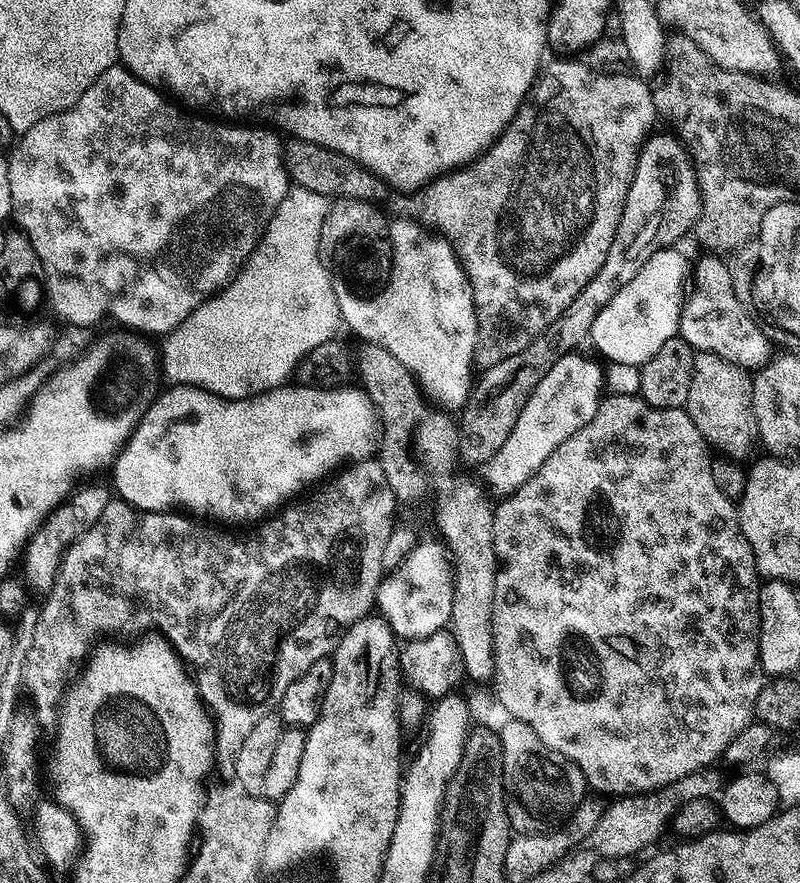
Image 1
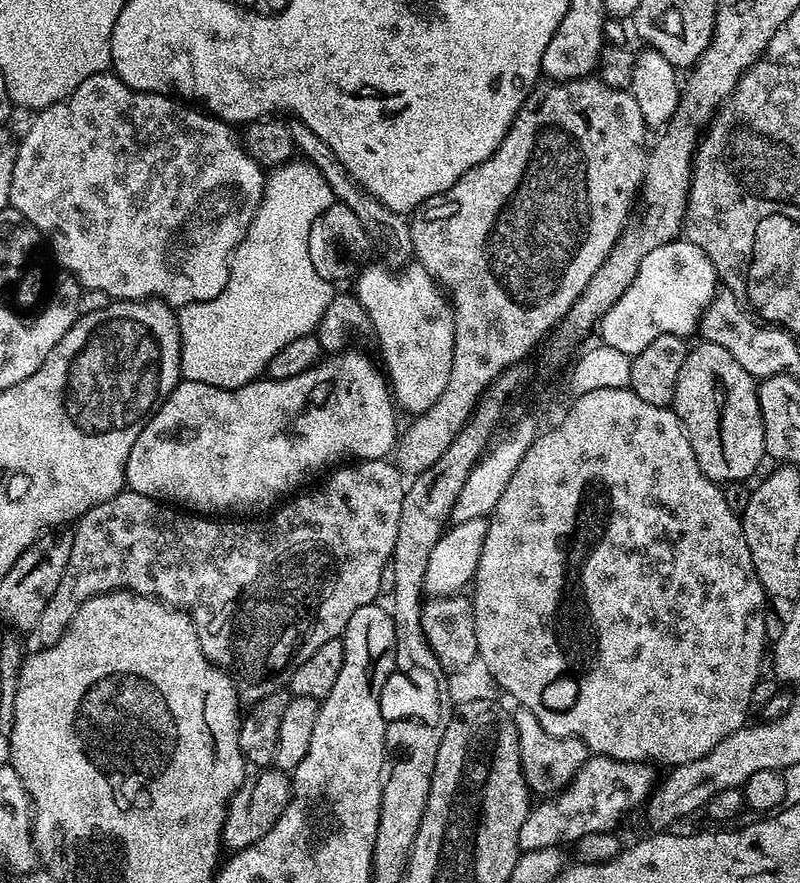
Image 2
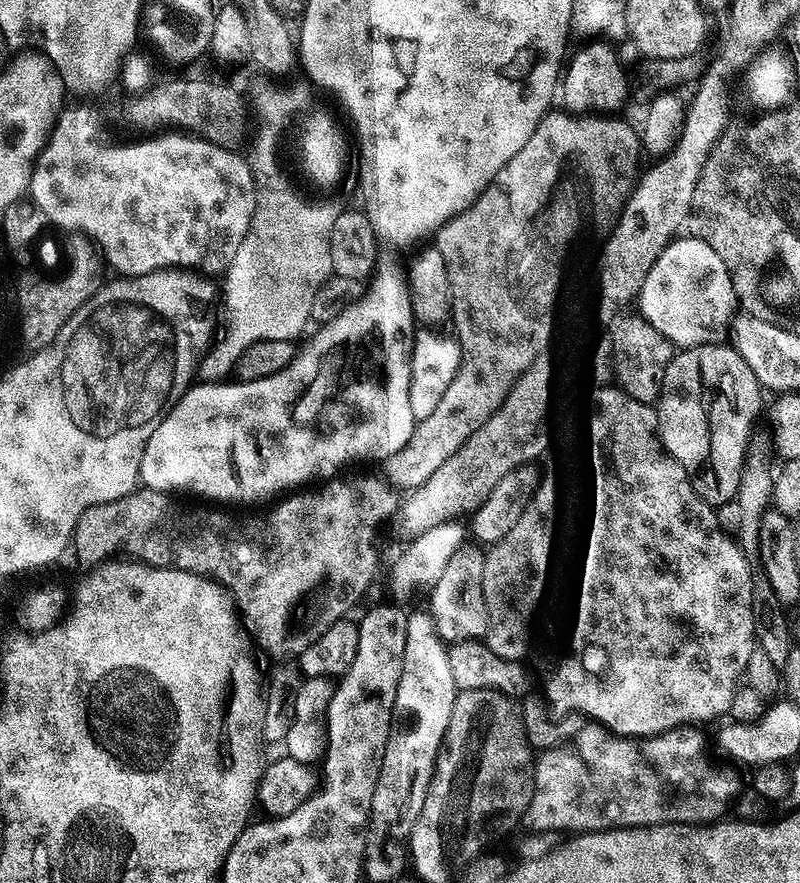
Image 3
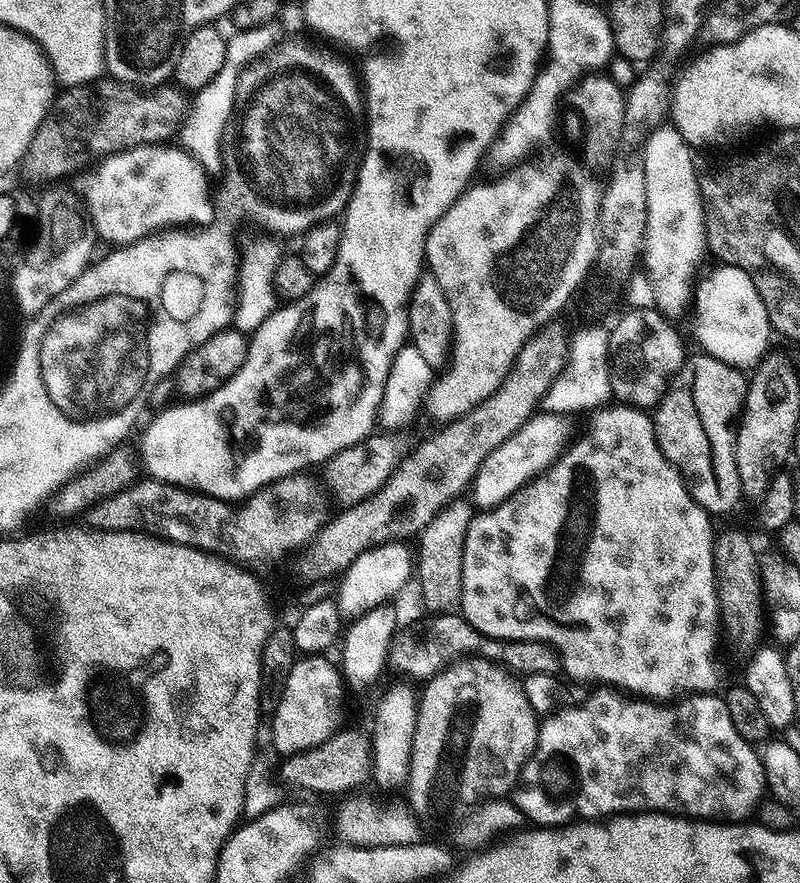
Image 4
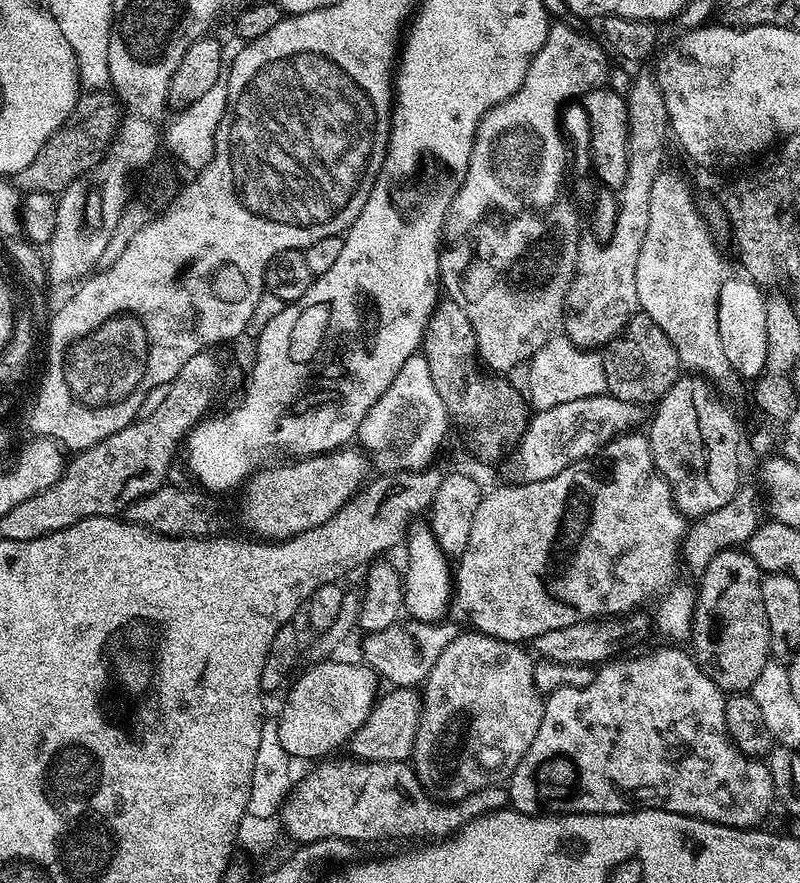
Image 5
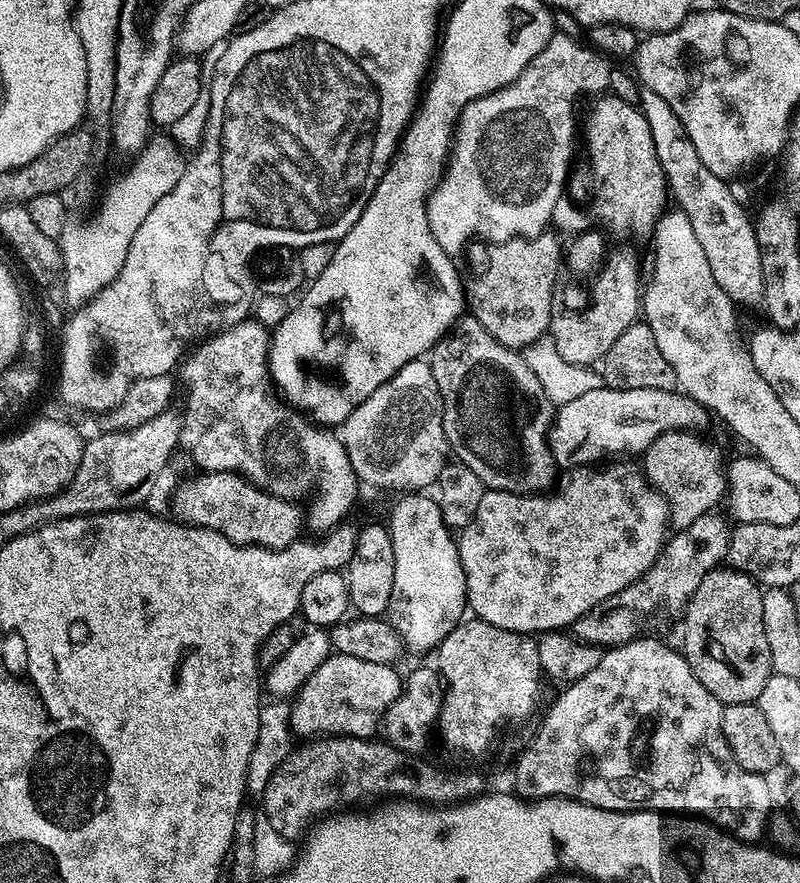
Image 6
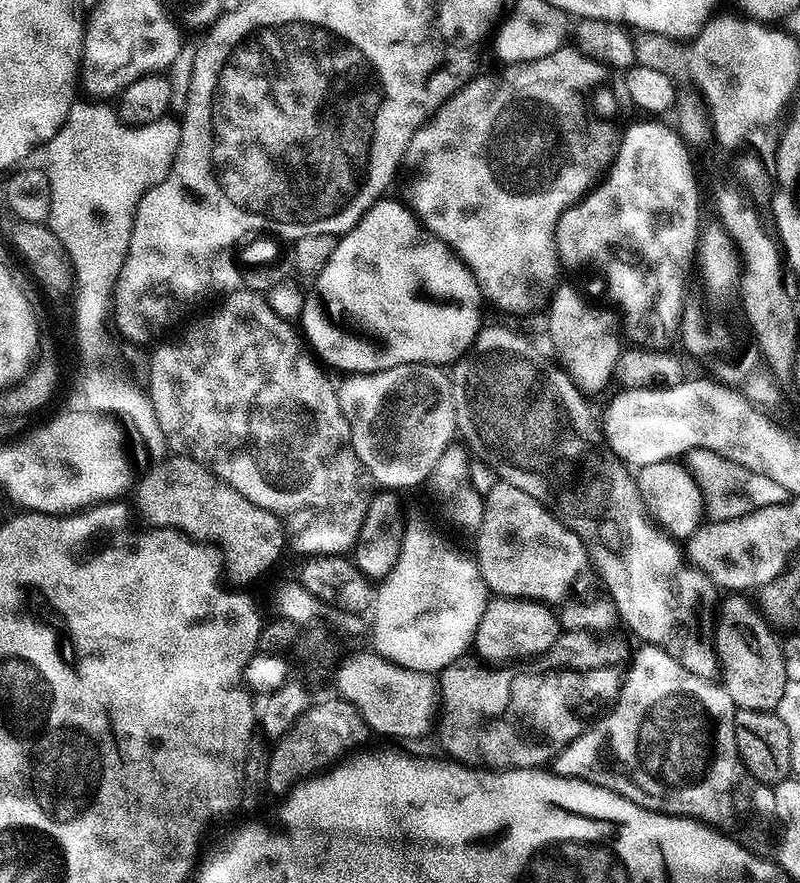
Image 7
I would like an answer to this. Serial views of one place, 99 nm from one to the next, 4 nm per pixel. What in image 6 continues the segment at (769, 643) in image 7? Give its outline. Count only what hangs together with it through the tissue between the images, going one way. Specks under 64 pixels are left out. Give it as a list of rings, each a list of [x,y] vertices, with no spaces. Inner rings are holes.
[[[717,566],[698,582],[698,590],[684,607],[684,645],[682,651],[694,678],[714,694],[721,704],[754,704],[762,694],[762,686],[774,675],[770,666],[770,646],[766,642],[766,630],[762,630],[762,588],[757,581],[737,572],[731,566]]]

